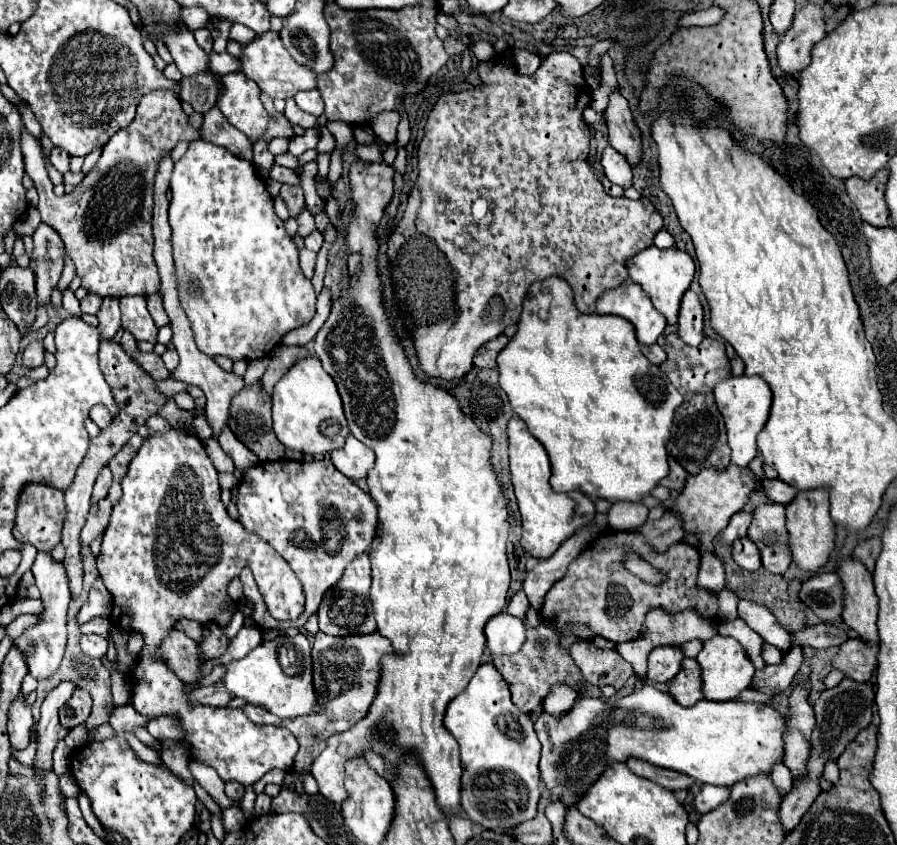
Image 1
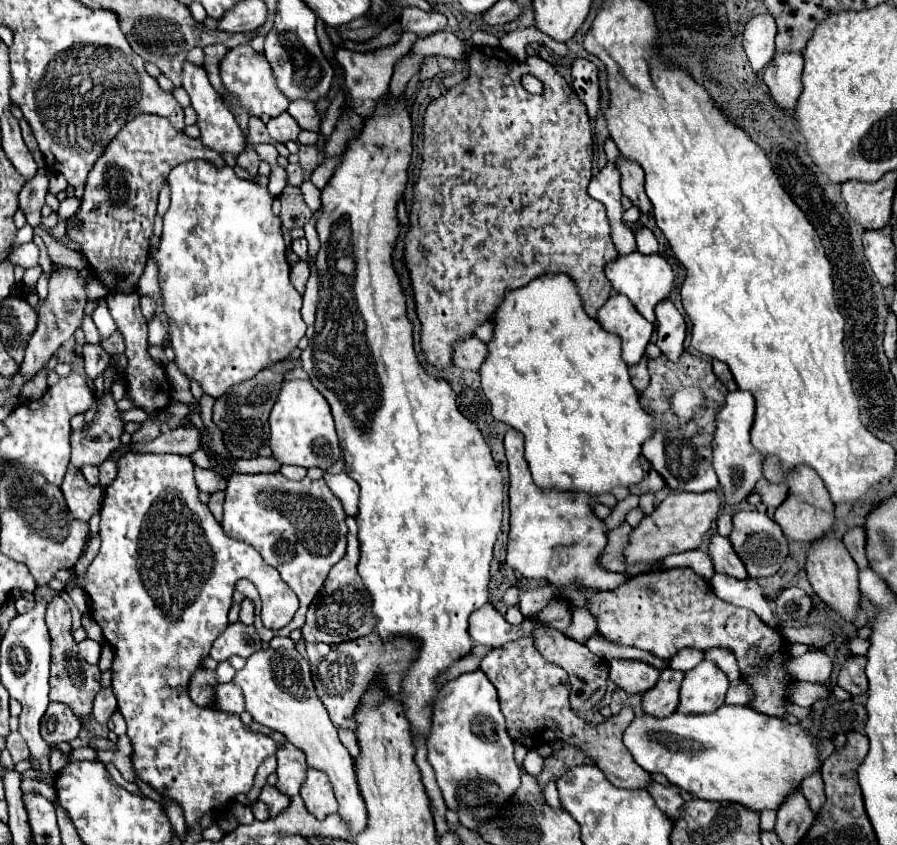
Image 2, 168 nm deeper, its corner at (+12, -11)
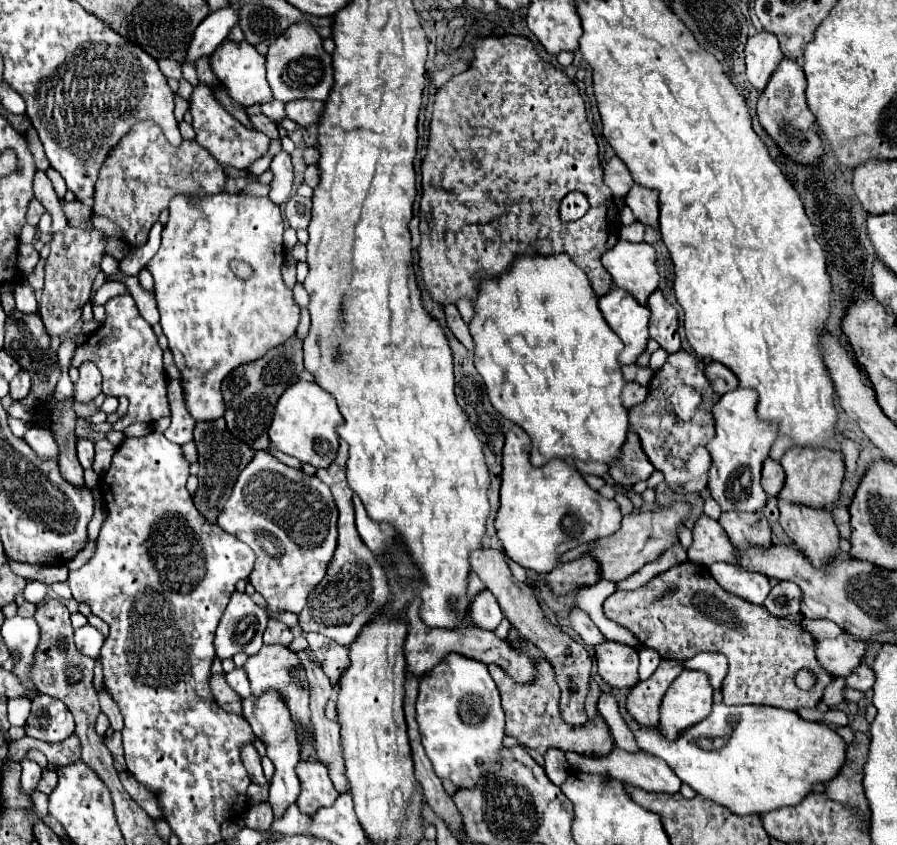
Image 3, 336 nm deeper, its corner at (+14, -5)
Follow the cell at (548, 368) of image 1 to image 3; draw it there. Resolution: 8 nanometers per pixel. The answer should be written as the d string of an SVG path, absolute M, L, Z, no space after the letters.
M520 257L512 265L512 269L508 269L504 275L496 277L494 281L484 281L480 285L480 297L474 303L474 309L476 309L476 315L470 323L470 333L472 333L474 343L476 343L474 365L486 383L492 407L502 417L514 421L516 425L520 425L528 433L528 437L532 441L530 463L536 467L542 467L556 457L558 459L578 459L584 463L588 463L588 461L612 463L620 455L622 445L624 445L626 435L628 435L628 411L622 405L622 397L620 397L626 381L622 377L622 365L618 361L618 355L624 349L624 345L622 345L620 337L604 321L604 317L598 309L598 299L594 297L594 291L590 289L590 283L584 277L582 269L576 267L570 257Z

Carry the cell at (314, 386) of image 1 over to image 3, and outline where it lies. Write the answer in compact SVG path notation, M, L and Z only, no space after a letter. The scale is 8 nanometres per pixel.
M300 379L294 385L290 385L278 399L268 433L272 445L278 451L296 457L302 463L310 463L314 467L328 467L338 451L338 425L342 423L344 421L336 407L336 401L316 383Z

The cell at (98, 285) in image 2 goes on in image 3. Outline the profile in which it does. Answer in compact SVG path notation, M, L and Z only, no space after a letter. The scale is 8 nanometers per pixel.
M154 223L154 227L150 229L150 237L148 237L148 243L140 249L134 249L130 251L122 261L120 261L120 273L124 277L132 277L132 275L138 275L146 263L152 259L152 255L158 251L158 245L160 245L160 233L162 233L162 223Z

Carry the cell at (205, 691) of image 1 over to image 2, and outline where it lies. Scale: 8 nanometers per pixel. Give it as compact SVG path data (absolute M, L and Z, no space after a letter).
M222 683L216 687L216 709L228 713L242 713L244 711L244 695L236 683Z

